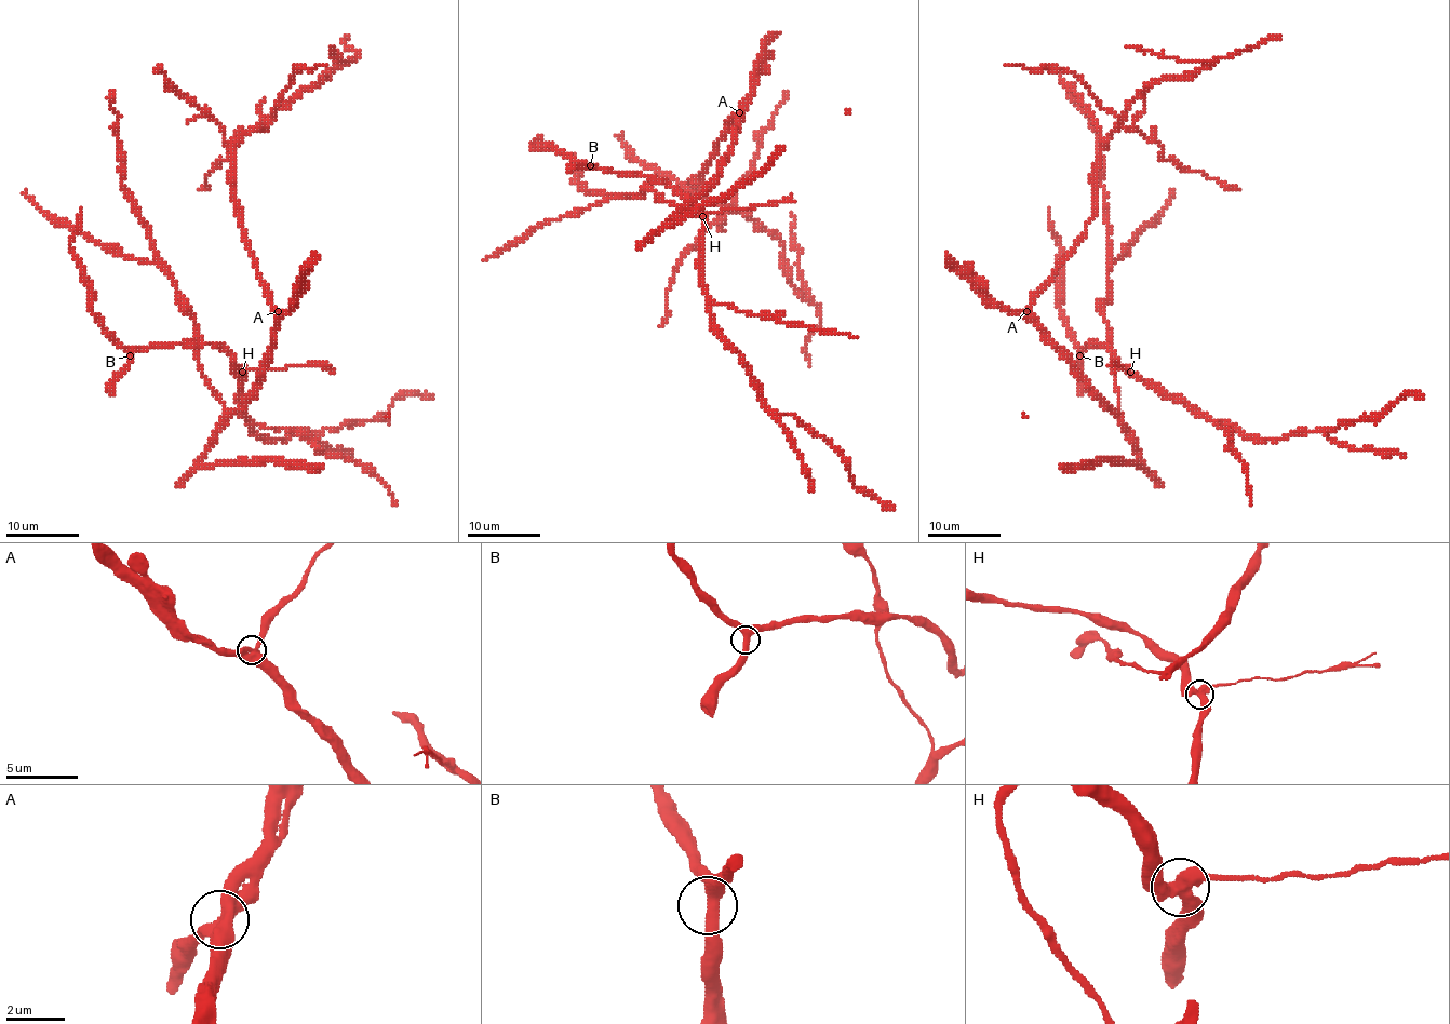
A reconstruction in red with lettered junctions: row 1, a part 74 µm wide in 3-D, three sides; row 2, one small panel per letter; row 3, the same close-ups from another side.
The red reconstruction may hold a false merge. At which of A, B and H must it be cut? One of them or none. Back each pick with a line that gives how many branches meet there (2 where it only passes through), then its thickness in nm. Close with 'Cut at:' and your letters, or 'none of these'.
H: branches 3; calibre 440 nm
Cut at: H

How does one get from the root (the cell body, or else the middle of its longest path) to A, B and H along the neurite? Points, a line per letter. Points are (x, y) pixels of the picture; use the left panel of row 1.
A: (249, 395), (256, 387), (256, 376), (272, 345), (278, 311)
B: (249, 395), (240, 407), (225, 411), (201, 371), (198, 358), (201, 340), (157, 345), (130, 355)
H: (249, 395), (240, 407), (227, 413), (222, 398), (201, 371), (198, 345), (201, 340), (219, 347), (241, 372)

